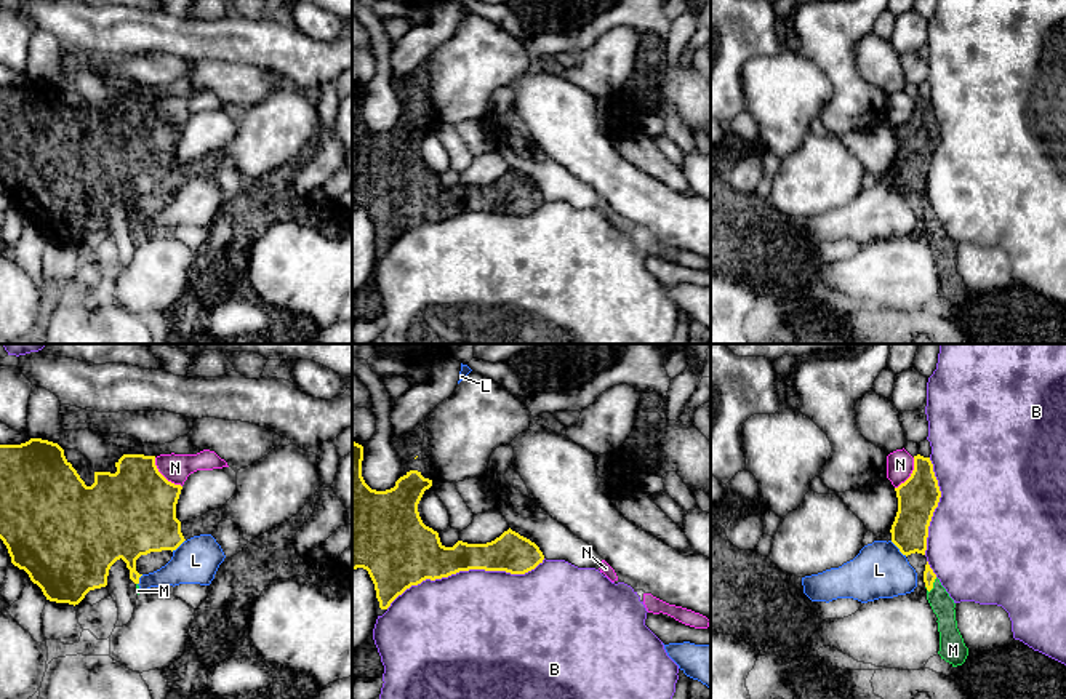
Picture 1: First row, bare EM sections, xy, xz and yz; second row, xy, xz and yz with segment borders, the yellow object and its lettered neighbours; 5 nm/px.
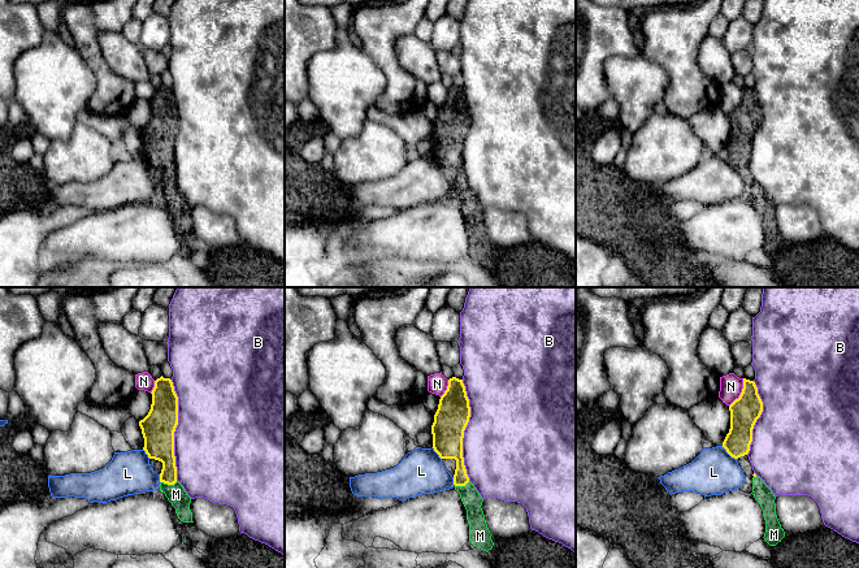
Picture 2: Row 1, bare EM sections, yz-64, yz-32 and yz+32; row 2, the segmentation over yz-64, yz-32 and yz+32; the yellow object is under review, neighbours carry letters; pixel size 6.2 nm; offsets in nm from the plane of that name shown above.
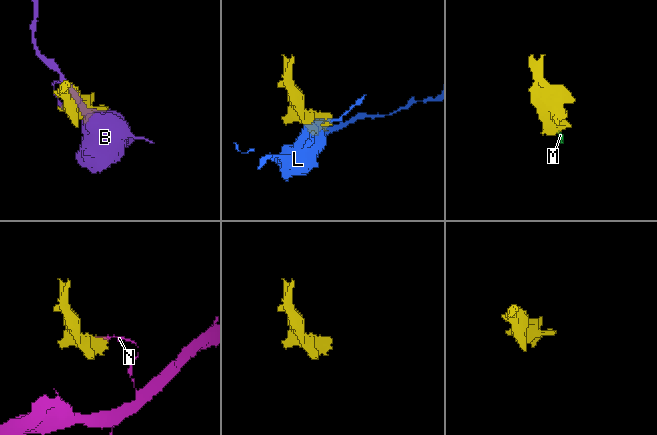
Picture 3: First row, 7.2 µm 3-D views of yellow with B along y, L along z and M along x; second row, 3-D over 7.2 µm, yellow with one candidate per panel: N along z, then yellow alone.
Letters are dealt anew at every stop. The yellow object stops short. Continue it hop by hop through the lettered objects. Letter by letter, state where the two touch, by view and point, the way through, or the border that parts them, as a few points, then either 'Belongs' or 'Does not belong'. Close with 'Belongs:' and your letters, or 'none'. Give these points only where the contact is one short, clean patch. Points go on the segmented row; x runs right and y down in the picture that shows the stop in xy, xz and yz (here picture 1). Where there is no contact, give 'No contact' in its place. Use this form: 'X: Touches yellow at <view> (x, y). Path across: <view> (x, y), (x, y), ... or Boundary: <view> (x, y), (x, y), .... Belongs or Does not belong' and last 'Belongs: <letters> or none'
B: Touches yellow at xz (464, 570). Does not belong
L: Touches yellow at yz (898, 547). Does not belong
M: Touches yellow at yz (932, 586). Path across: yz (929, 576), (932, 586), (941, 603). Belongs
N: Touches yellow at xy (162, 475). Boundary: xy (154, 458), (156, 467), (168, 480), (181, 487). Does not belong
Belongs: M

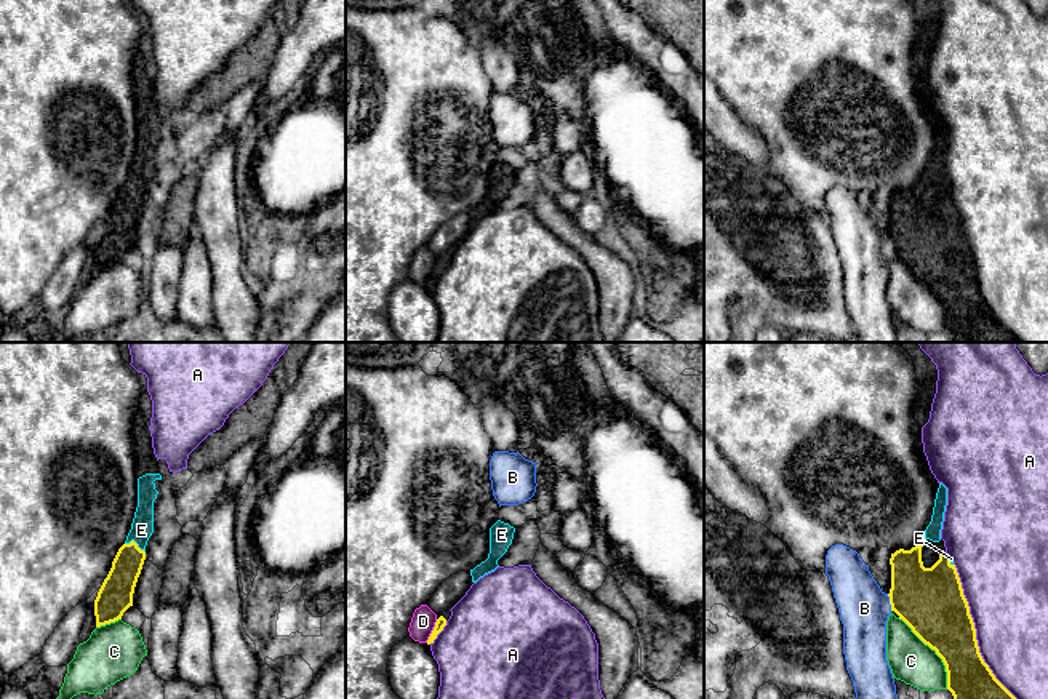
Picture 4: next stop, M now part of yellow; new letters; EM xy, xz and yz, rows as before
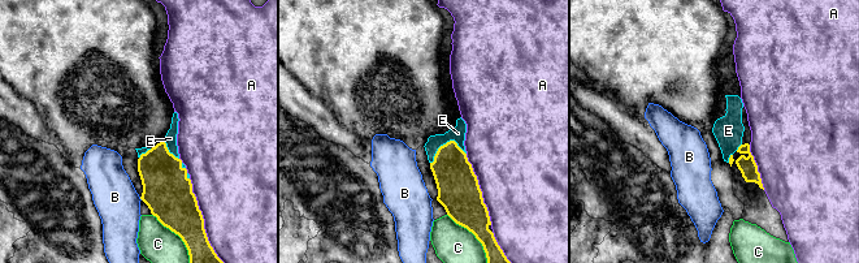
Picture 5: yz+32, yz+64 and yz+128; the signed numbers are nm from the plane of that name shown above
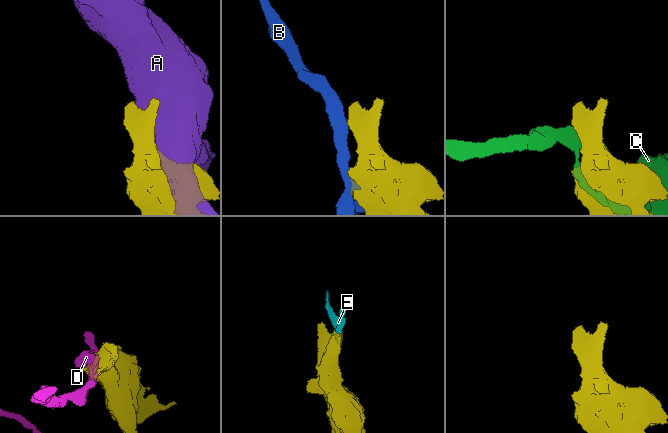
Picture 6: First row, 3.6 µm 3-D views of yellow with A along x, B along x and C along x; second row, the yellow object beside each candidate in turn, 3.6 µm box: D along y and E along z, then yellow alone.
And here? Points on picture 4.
A: Touches yellow at yz (975, 631). Does not belong
B: Touches yellow at yz (890, 602). Does not belong
C: Touches yellow at yz (935, 650). Does not belong
D: Touches yellow at xz (432, 631). Does not belong
E: Touches yellow at xy (135, 543). Path across: xy (117, 589), (135, 543), (141, 530). Belongs
Belongs: E

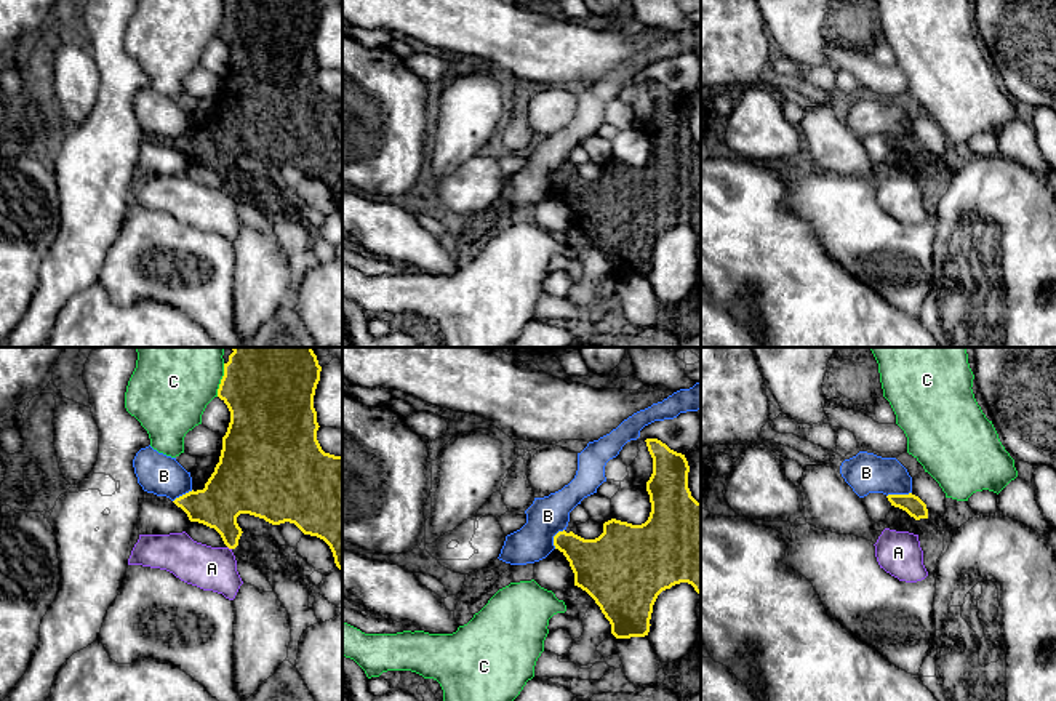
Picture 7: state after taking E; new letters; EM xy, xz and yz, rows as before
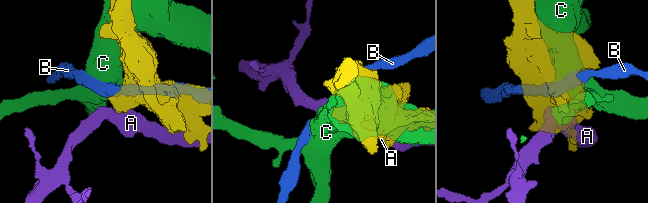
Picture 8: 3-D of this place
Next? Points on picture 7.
A: Touches yellow at xy (229, 548). Does not belong
B: Touches yellow at yz (898, 495). Boundary: yz (911, 492), (887, 496). Does not belong
C: Touches yellow at xy (221, 380). Does not belong
Belongs: none

